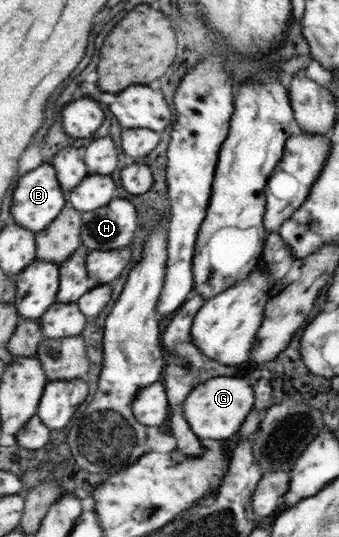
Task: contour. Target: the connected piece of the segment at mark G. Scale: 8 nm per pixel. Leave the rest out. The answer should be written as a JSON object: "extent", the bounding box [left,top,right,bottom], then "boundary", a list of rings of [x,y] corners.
{"extent":[182,376,254,441],"boundary":[[[218,376],[198,384],[186,396],[186,400],[182,402],[182,410],[184,410],[182,416],[198,439],[212,438],[212,440],[226,441],[226,438],[230,438],[240,428],[252,404],[254,404],[252,388],[246,380]]]}

